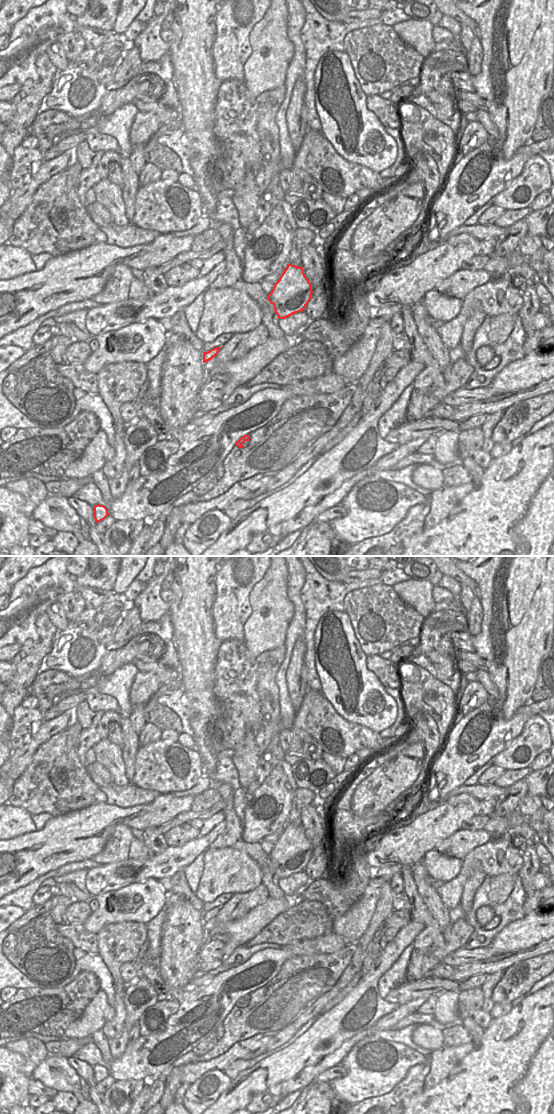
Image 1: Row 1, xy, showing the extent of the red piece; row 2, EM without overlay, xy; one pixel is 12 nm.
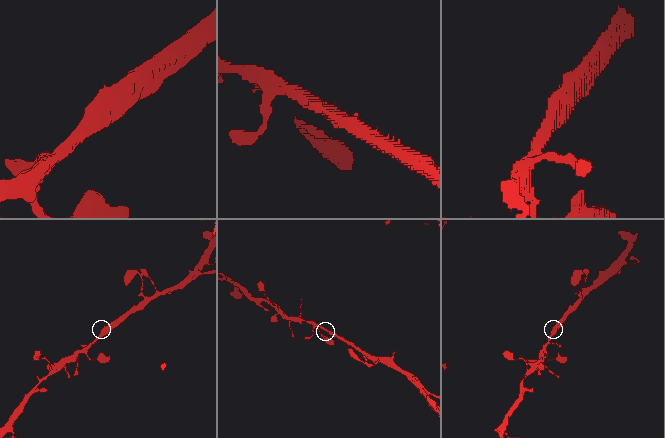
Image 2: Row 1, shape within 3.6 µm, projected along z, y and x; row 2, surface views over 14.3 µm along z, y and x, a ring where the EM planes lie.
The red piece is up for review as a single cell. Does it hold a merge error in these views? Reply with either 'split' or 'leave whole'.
leave whole

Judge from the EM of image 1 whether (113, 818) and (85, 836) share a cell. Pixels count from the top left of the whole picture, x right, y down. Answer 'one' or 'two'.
one

